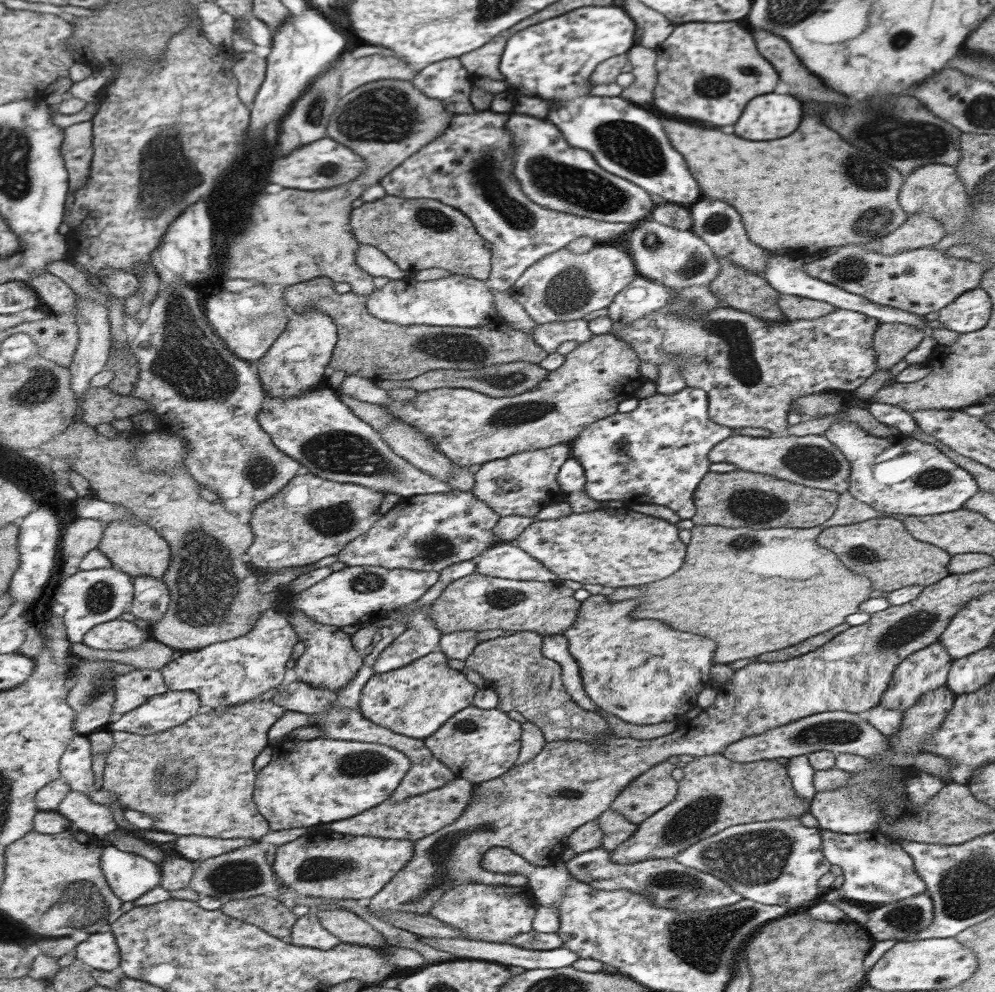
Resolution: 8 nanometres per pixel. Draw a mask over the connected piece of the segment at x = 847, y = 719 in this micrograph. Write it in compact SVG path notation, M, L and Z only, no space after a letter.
M831 711L830 713L813 714L809 717L801 718L799 721L791 722L789 725L778 726L778 728L766 730L766 732L756 734L755 736L741 738L741 741L727 746L727 750L723 752L722 756L731 762L747 763L773 759L789 760L823 750L832 755L855 754L855 756L867 760L874 758L889 759L889 763L897 767L903 766L903 763L907 762L907 766L915 766L915 768L919 768L919 771L929 773L930 775L937 775L944 784L952 782L950 764L945 758L927 752L915 753L914 755L908 752L903 756L901 751L893 753L891 748L892 746L889 747L887 745L885 736L863 720L861 716L844 711Z

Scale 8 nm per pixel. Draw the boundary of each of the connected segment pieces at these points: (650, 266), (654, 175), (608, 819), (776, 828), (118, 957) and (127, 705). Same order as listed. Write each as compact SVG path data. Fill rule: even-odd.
M650 218L639 220L627 234L625 250L634 262L638 276L669 288L708 285L719 272L719 263L707 244L690 230L675 230Z
M582 6L570 10L569 13L538 22L529 28L522 28L506 37L506 46L502 52L498 71L503 75L508 92L513 93L516 90L525 96L551 102L546 120L558 127L569 146L590 151L595 162L609 174L627 179L667 203L688 207L697 200L697 194L699 194L697 182L691 180L691 174L687 172L687 166L681 160L681 154L669 146L669 140L656 114L651 110L647 112L641 110L641 105L627 104L627 100L618 96L593 96L587 93L592 88L589 77L596 66L607 58L629 52L637 43L637 35L638 29L634 19L623 8Z
M609 809L596 820L597 826L602 830L602 847L609 852L631 838L637 828L637 825L629 823L619 813Z
M797 816L731 826L694 842L673 859L683 866L716 876L741 894L742 899L787 908L807 906L815 900L820 893L817 878L831 866L822 853L821 830L801 826Z
M112 932L93 933L76 948L76 960L96 971L110 971L121 967L122 954Z
M135 669L130 673L119 675L115 683L115 718L125 715L145 704L149 698L170 692L165 683L163 671Z

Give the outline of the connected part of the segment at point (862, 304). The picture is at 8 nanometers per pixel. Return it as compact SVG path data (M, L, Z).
M771 255L765 264L765 280L767 284L774 287L779 294L791 294L791 296L801 296L801 298L811 298L811 300L821 300L826 302L836 309L859 311L861 314L866 314L871 318L878 319L878 322L900 322L901 324L908 324L918 328L924 337L933 337L932 328L929 328L925 323L926 320L920 315L914 315L899 309L891 308L890 306L881 306L880 304L871 302L862 296L847 292L834 284L829 284L827 281L822 281L817 278L805 274L803 270L803 262L801 259L793 259L788 255Z

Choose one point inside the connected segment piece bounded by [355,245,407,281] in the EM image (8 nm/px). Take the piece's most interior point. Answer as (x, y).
(372, 261)

